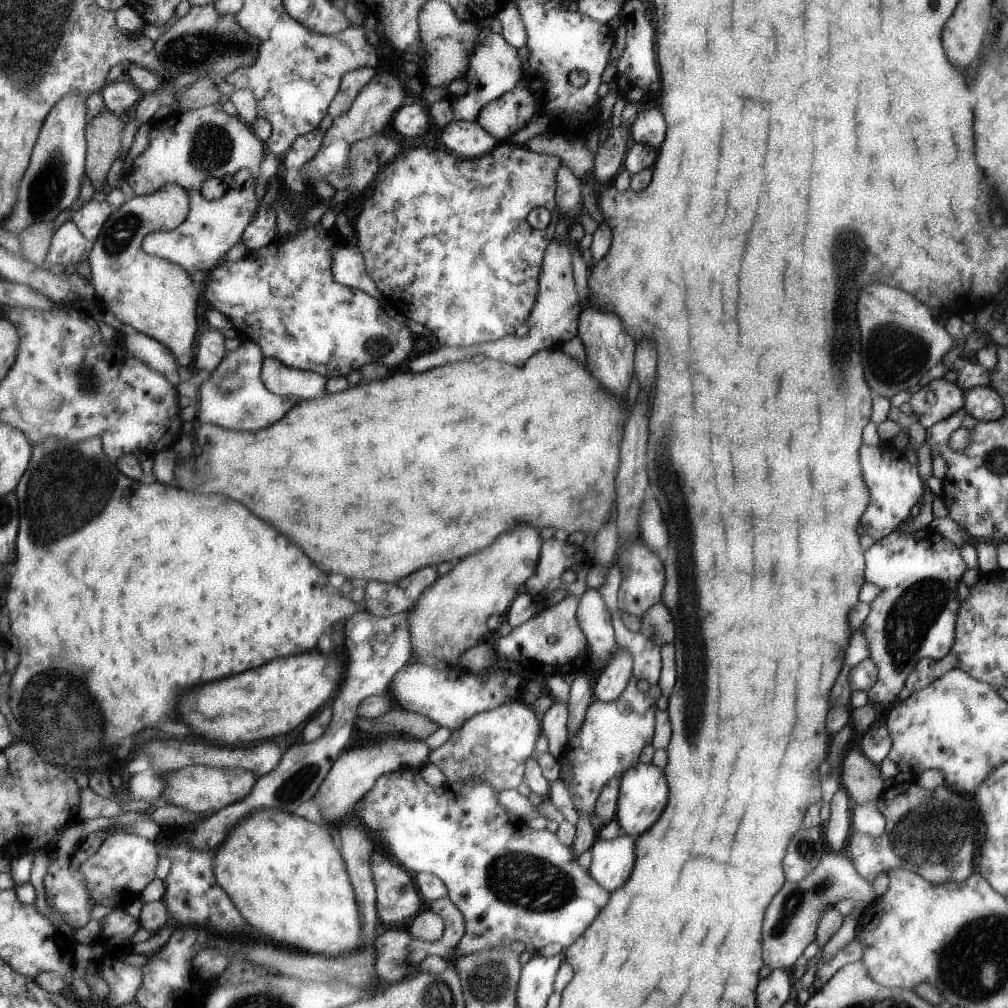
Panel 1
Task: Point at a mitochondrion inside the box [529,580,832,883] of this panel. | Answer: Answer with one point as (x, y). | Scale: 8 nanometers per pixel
(804, 850)

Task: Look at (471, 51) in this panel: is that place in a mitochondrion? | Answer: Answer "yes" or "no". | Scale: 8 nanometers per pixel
no

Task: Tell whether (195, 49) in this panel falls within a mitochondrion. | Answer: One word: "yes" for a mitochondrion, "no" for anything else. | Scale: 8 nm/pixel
yes

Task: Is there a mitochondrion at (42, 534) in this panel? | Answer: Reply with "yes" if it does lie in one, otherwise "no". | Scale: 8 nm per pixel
yes

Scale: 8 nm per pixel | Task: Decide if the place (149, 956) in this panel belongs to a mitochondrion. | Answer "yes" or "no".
no

